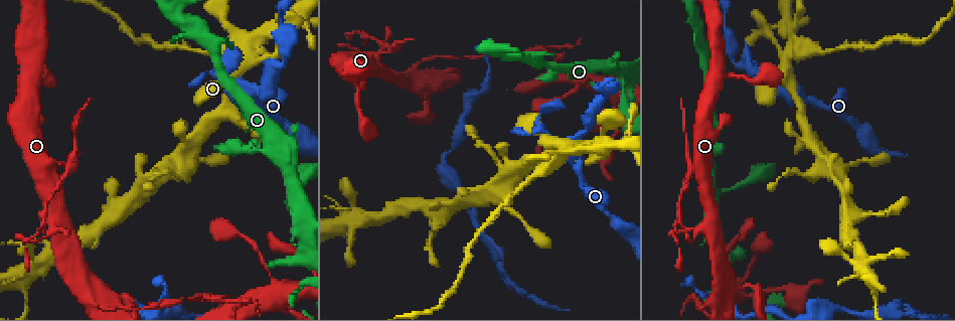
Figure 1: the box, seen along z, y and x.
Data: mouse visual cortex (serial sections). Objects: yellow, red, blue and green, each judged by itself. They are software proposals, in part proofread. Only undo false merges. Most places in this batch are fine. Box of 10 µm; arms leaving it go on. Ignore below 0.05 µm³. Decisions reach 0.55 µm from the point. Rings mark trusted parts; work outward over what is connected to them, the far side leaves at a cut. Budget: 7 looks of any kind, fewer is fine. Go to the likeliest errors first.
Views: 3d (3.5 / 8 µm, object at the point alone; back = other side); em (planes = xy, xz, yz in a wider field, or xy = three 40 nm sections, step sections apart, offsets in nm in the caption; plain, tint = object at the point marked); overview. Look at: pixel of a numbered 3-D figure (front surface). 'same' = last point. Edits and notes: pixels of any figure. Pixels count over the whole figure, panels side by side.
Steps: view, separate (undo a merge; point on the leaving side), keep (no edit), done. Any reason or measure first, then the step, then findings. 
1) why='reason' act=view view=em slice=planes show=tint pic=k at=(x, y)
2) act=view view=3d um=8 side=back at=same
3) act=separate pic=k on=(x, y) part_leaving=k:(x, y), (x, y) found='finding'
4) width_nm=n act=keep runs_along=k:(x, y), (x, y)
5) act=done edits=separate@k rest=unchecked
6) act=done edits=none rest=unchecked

why='calibre changes' act=view view=3d um=3.5 side=back pic=1 at=(692, 163)

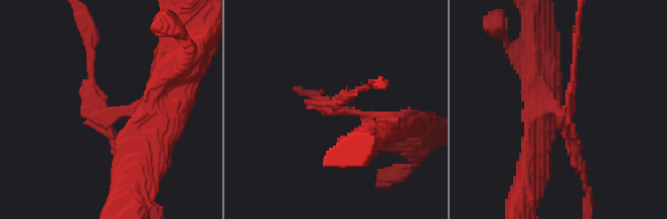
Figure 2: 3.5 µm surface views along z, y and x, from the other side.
act=view view=em slice=xy step=1 show=tint pic=2 at=(345, 109)

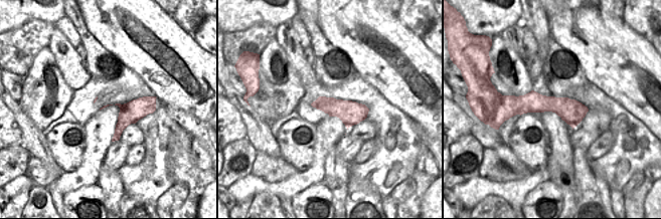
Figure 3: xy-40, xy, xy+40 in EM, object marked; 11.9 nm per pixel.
act=keep runs_along=2:(165, 85), (125, 157) found='one cell here'

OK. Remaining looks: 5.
why='two arms in line, one across' act=view view=3d um=3.5 pic=1 at=(162, 179)

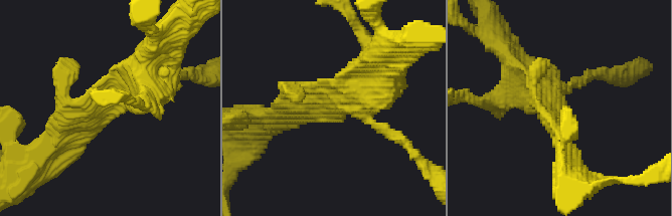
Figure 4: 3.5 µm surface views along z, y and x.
act=view view=em slice=xy step=3 show=tint pic=4 at=(330, 108)

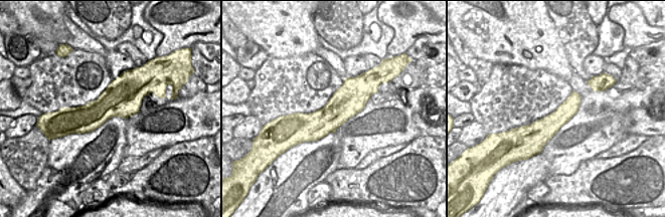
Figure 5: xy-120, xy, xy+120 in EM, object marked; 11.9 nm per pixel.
why='cut it another way' act=view view=em slice=planes show=tint at=same

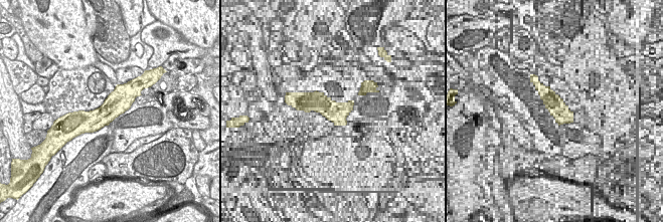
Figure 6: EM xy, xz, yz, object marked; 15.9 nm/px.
act=keep runs_along=6:(134, 93), (104, 116), (75, 114) found='one cell here'

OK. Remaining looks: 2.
why='small branch off a trunk' act=view view=em slice=xy step=1 show=tint pic=1 at=(788, 54)

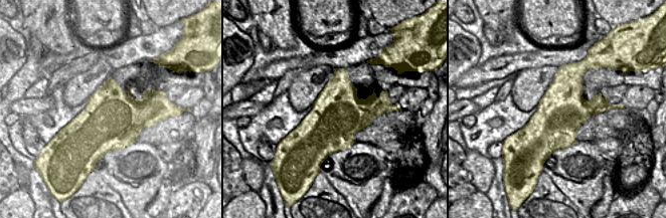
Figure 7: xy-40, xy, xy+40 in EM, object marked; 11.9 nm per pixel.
act=view view=3d um=3.5 at=same

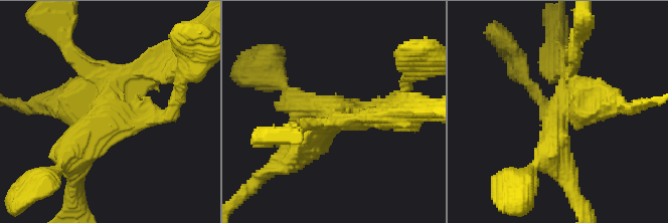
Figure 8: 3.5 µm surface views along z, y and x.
act=separate pic=8 on=(583, 109) part_leaving=8:(569, 110), (608, 103), (634, 106) found='two cells meet here'

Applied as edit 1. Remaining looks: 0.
act=done edits=separate@8 rest=unchecked

